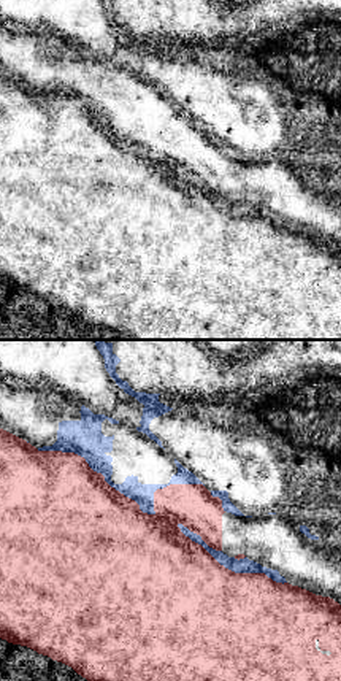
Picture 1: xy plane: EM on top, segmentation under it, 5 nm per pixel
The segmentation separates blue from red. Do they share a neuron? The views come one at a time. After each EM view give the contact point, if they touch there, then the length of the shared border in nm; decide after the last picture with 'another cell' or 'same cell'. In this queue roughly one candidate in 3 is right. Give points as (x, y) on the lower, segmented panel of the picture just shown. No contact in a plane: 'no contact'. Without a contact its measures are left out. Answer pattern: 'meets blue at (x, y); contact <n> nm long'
meets blue at (129, 497); contact 850 nm long

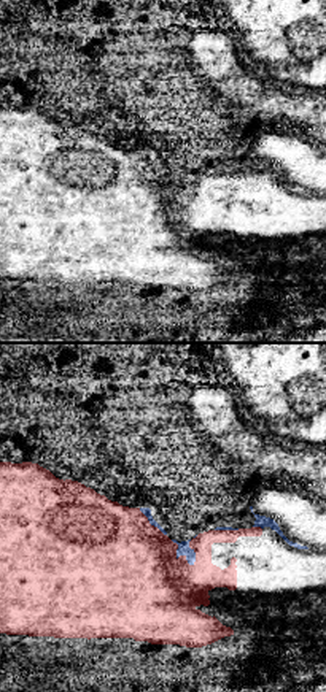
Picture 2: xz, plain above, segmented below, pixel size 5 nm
meets blue at (178, 556); contact 180 nm long

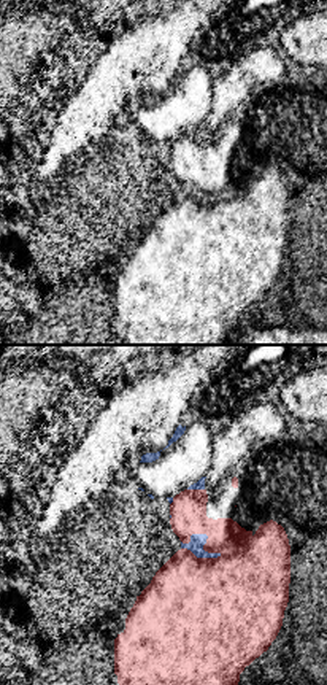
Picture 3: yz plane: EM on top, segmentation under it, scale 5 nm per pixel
meets blue at (207, 537); contact 220 nm long

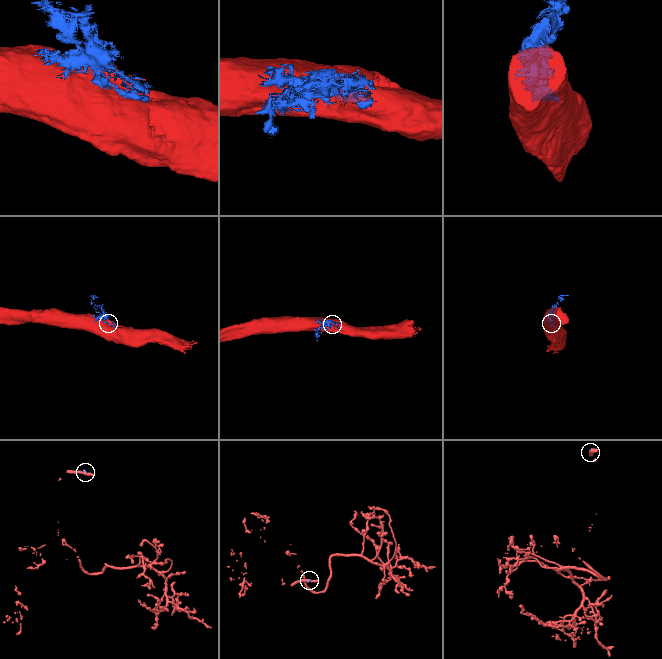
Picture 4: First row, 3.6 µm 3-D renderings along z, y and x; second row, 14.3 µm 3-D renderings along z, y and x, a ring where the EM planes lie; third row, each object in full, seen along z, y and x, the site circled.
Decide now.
another cell

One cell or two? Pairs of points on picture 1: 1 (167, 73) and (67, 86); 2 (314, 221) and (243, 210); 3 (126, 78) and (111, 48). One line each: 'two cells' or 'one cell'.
1: two cells
2: one cell
3: two cells

